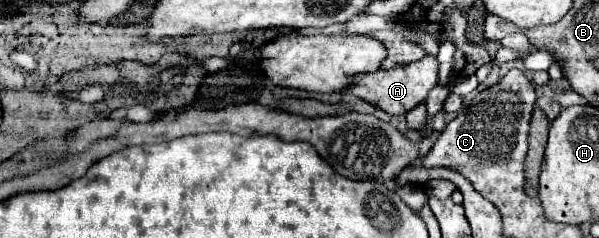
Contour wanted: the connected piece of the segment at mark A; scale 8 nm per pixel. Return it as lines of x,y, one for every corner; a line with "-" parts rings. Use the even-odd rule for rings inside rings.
425,56
423,60
419,60
411,66
397,66
393,70
377,70
371,74
357,74
357,78
353,78
353,84
347,86
343,90
343,94
353,94
355,98
365,100
391,116
405,114
405,112
413,110
417,104
421,104
427,98
429,90
433,86
437,86
437,70
439,70
437,58

